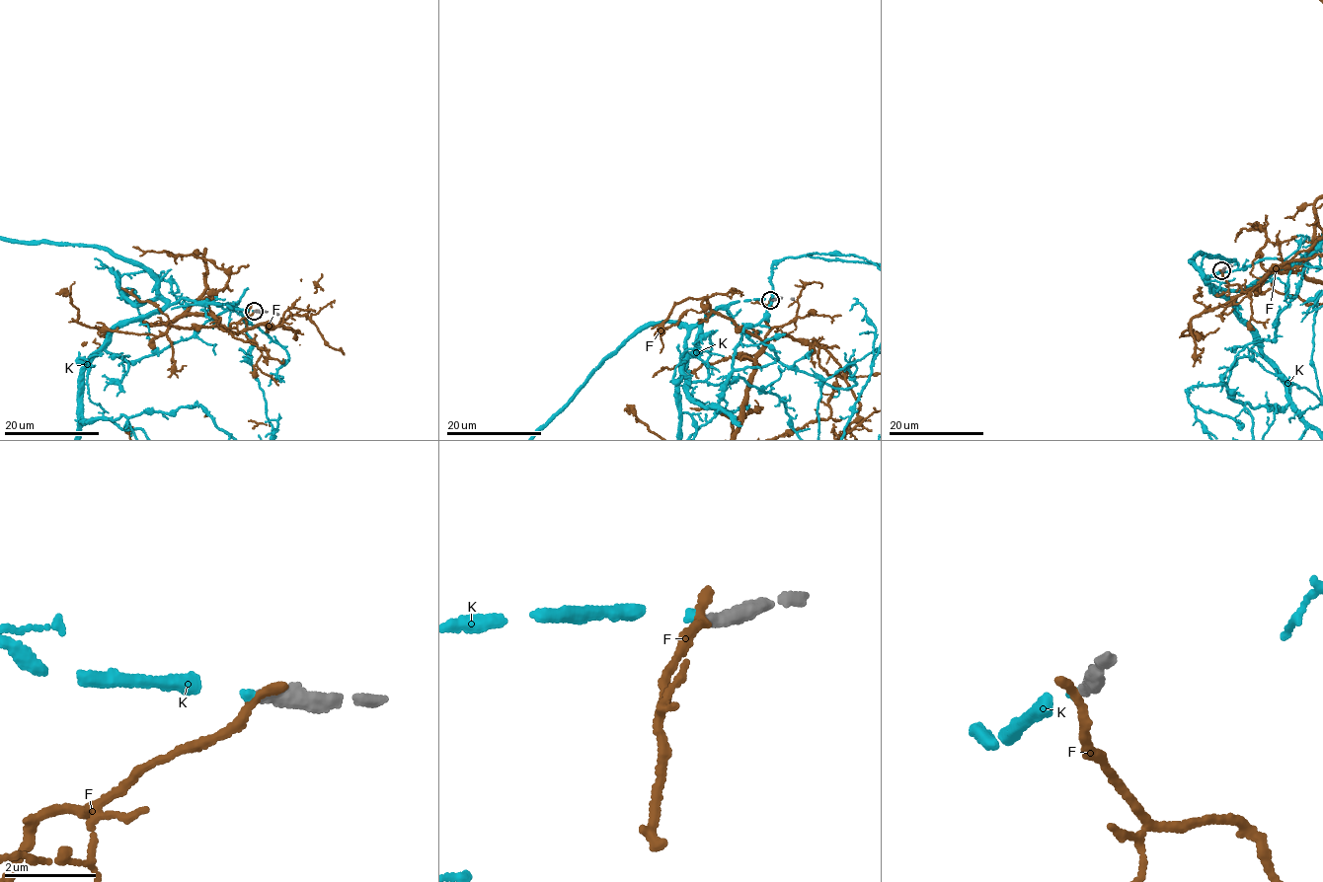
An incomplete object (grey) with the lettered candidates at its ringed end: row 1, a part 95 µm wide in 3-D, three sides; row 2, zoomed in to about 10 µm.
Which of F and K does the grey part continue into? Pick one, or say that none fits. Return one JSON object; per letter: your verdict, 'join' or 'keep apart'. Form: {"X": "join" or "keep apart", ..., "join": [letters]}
{"F": "keep apart", "K": "join", "join": ["K"]}

